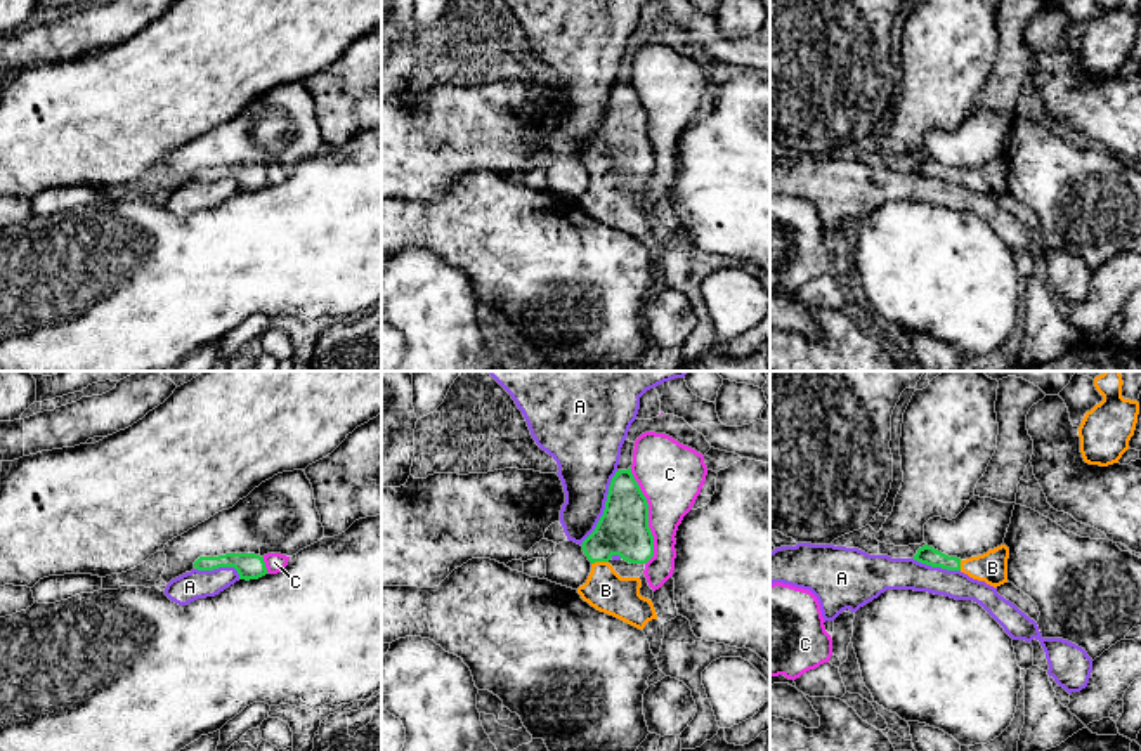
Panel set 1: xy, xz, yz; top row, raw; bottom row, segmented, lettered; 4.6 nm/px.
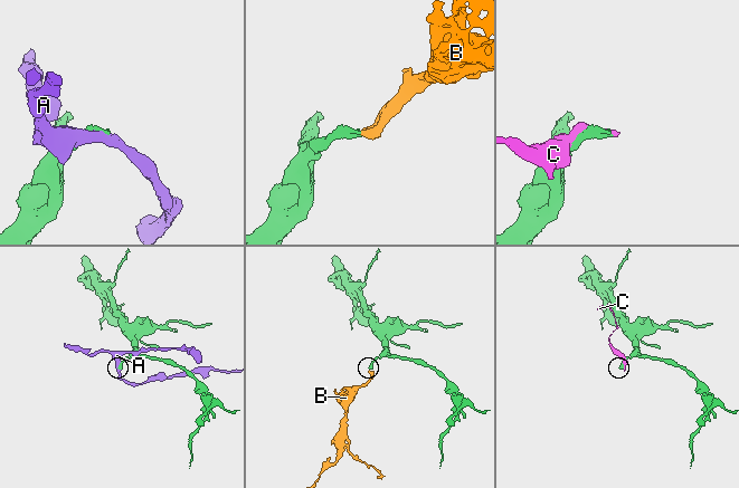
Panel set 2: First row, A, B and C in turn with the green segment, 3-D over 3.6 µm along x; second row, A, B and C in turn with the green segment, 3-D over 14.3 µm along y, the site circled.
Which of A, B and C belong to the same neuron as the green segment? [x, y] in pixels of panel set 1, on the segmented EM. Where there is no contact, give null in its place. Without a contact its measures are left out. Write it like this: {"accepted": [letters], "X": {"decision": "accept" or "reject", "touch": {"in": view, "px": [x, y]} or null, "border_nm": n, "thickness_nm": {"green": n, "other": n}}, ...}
{"accepted": ["B"], "A": {"decision": "reject", "touch": {"in": "xz", "px": [606, 509]}, "border_nm": 380, "thickness_nm": {"green": 240, "other": 280}}, "B": {"decision": "accept", "touch": {"in": "xz", "px": [599, 561]}, "border_nm": 80, "thickness_nm": {"green": 240, "other": 190}}, "C": {"decision": "reject", "touch": {"in": "xz", "px": [647, 517]}, "border_nm": 460, "thickness_nm": {"green": 240, "other": 300}}}

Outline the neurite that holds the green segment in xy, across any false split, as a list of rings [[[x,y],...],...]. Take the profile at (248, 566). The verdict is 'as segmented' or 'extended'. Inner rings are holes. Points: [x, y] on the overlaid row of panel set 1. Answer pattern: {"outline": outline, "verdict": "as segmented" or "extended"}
{"outline": [[[225,553],[218,557],[199,557],[194,562],[198,571],[213,571],[218,567],[234,567],[239,574],[239,579],[258,579],[267,572],[264,557],[255,553]]], "verdict": "as segmented"}

